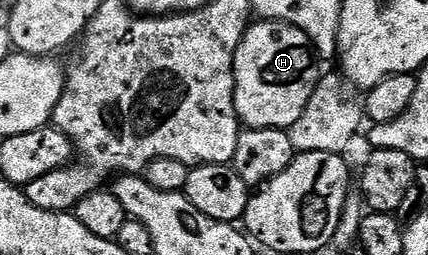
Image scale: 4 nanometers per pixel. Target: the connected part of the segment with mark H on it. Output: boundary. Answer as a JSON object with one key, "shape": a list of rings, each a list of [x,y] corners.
{"shape":[[[262,19],[248,24],[245,35],[237,47],[237,55],[235,56],[235,110],[237,111],[240,122],[249,129],[288,130],[291,125],[297,122],[297,119],[300,119],[301,113],[305,109],[305,105],[309,101],[310,96],[313,95],[313,91],[319,83],[321,69],[318,69],[318,67],[315,66],[315,61],[317,62],[317,57],[311,48],[311,40],[308,39],[308,37],[306,37],[297,27],[287,25],[283,21],[264,21]]]}

